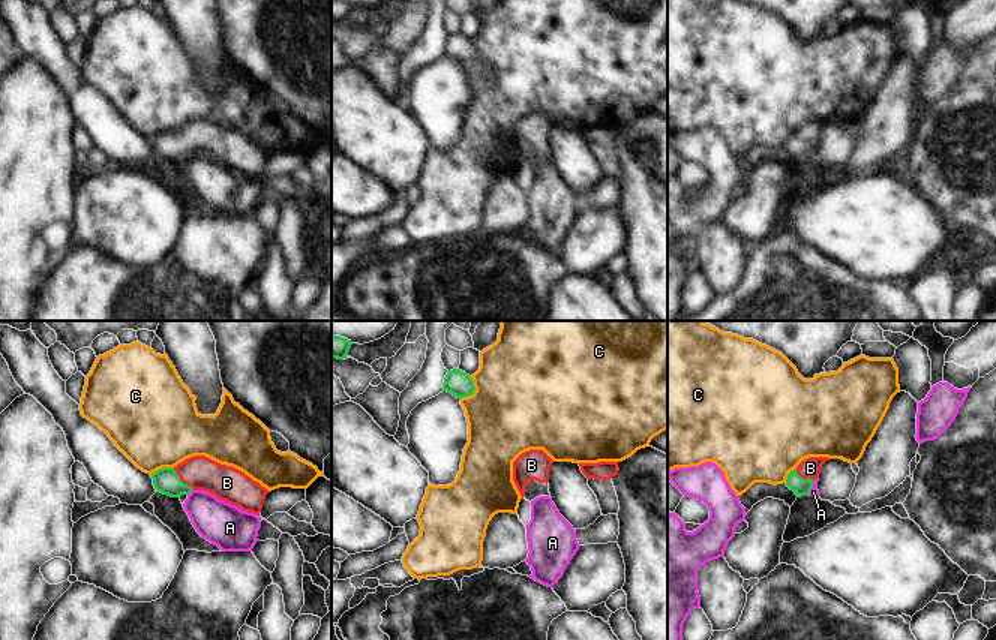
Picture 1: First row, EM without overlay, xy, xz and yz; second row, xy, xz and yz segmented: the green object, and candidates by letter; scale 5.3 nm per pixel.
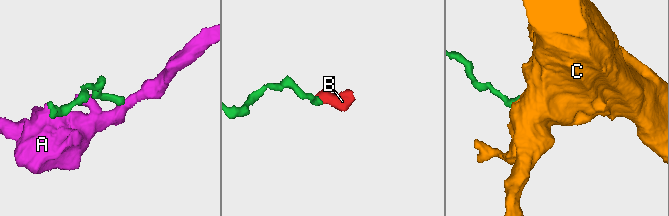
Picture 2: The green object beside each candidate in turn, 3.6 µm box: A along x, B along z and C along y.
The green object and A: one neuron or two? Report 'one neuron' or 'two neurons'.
two neurons

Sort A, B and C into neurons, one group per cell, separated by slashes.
A / B / C

